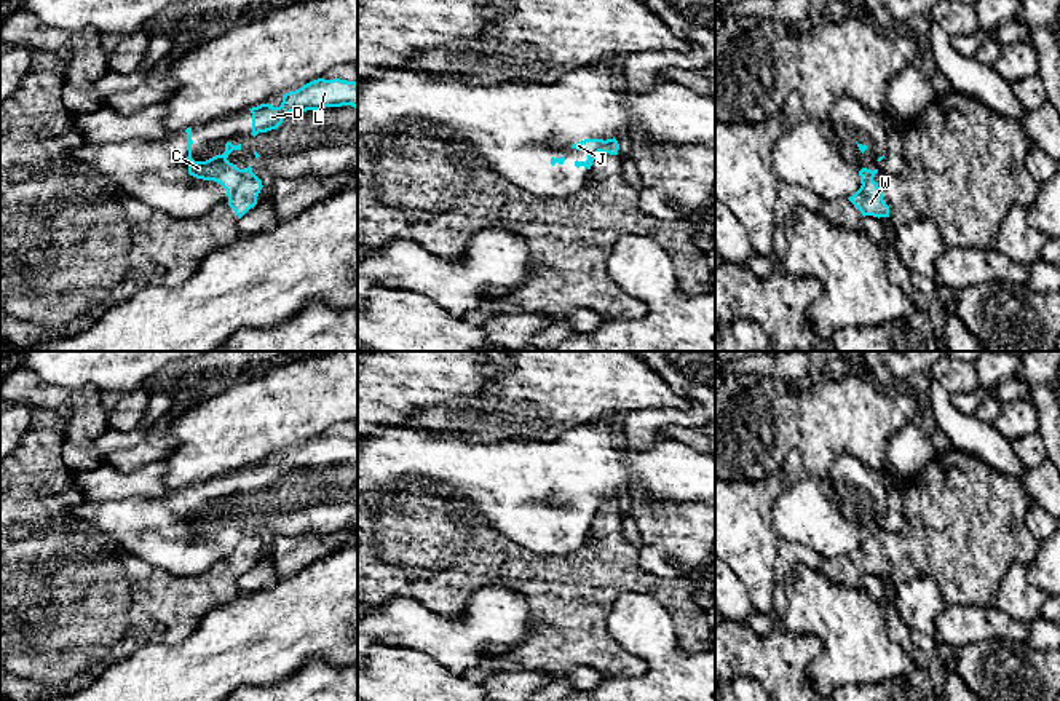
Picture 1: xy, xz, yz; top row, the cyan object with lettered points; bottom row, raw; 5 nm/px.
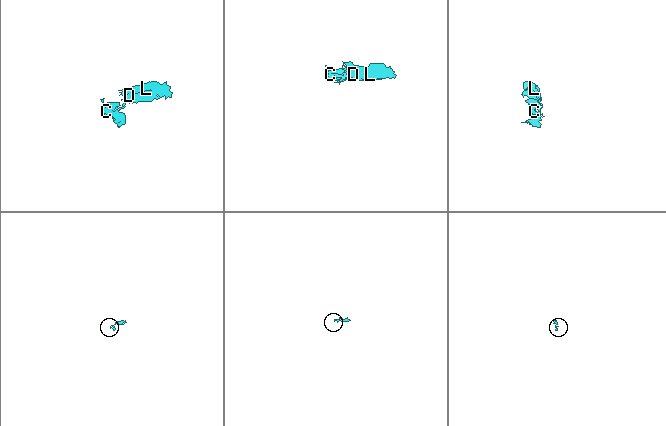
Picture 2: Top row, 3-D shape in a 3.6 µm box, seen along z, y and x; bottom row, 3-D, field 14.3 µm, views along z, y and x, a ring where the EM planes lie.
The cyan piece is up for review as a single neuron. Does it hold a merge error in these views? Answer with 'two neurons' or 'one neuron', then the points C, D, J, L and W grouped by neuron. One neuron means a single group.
two neurons | C D J L / W

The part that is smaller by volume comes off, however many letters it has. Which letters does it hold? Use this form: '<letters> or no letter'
W

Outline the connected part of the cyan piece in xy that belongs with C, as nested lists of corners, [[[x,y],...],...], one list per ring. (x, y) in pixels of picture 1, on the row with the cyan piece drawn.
[[[192,128],[185,129],[187,133],[187,150],[188,150],[188,174],[203,179],[214,180],[227,190],[227,196],[236,190],[236,187],[252,172],[252,168],[239,169],[227,158],[233,150],[241,150],[241,144],[233,145],[231,142],[225,144],[225,152],[216,155],[206,161],[195,161],[192,158]]]

